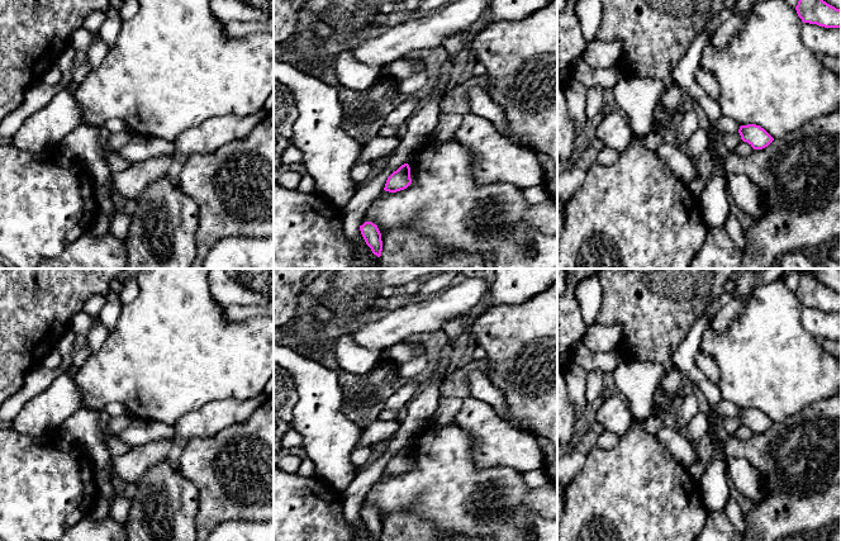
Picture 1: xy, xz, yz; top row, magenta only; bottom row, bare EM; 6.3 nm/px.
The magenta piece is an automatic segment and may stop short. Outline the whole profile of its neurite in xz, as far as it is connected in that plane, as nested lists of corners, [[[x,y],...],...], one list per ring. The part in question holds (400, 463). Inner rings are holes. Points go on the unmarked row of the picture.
[[[404,447],[388,461],[384,474],[396,476],[407,473],[410,468],[410,451],[408,447]]]

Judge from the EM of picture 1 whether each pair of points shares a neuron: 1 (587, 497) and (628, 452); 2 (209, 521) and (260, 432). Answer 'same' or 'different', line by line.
1: same
2: same

